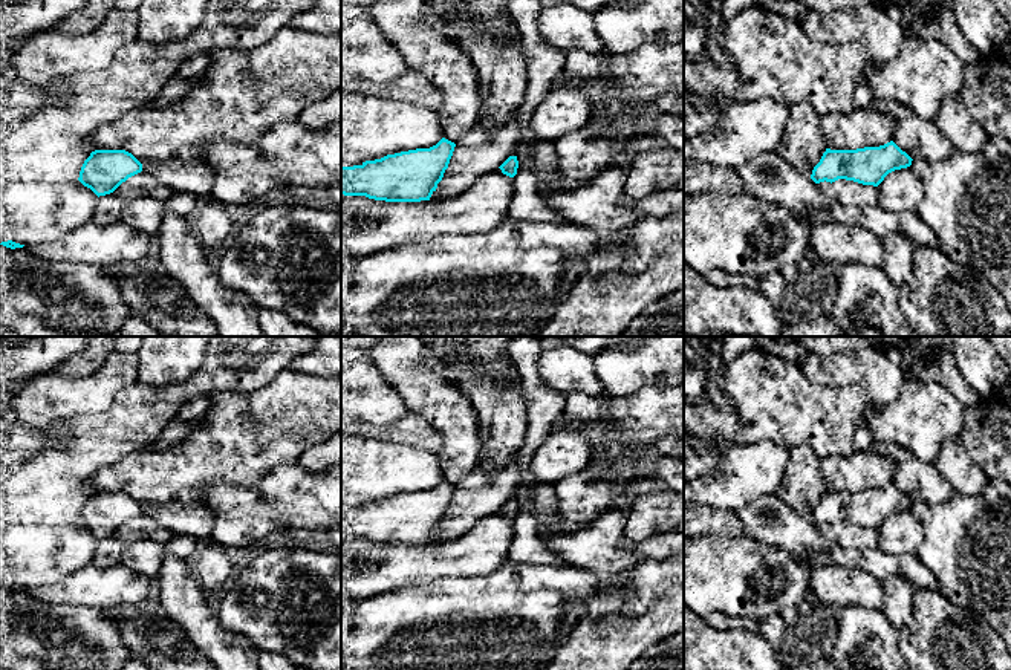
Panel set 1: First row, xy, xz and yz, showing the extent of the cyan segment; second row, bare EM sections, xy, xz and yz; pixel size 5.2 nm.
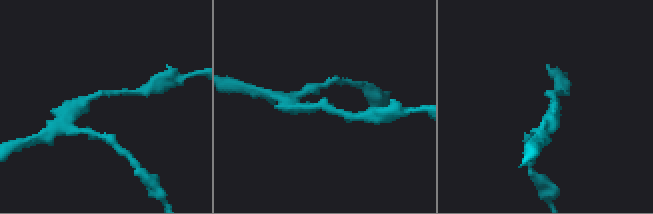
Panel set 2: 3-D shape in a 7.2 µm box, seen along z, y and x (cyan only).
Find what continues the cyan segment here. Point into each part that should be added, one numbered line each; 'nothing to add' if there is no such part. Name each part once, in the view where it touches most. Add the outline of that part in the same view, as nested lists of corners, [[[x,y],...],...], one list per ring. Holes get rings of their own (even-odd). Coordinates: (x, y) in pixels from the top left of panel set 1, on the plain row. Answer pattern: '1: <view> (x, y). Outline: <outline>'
nothing to add

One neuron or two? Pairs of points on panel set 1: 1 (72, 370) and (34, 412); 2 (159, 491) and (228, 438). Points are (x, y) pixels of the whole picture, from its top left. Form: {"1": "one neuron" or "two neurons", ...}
{"1": "two neurons", "2": "one neuron"}

